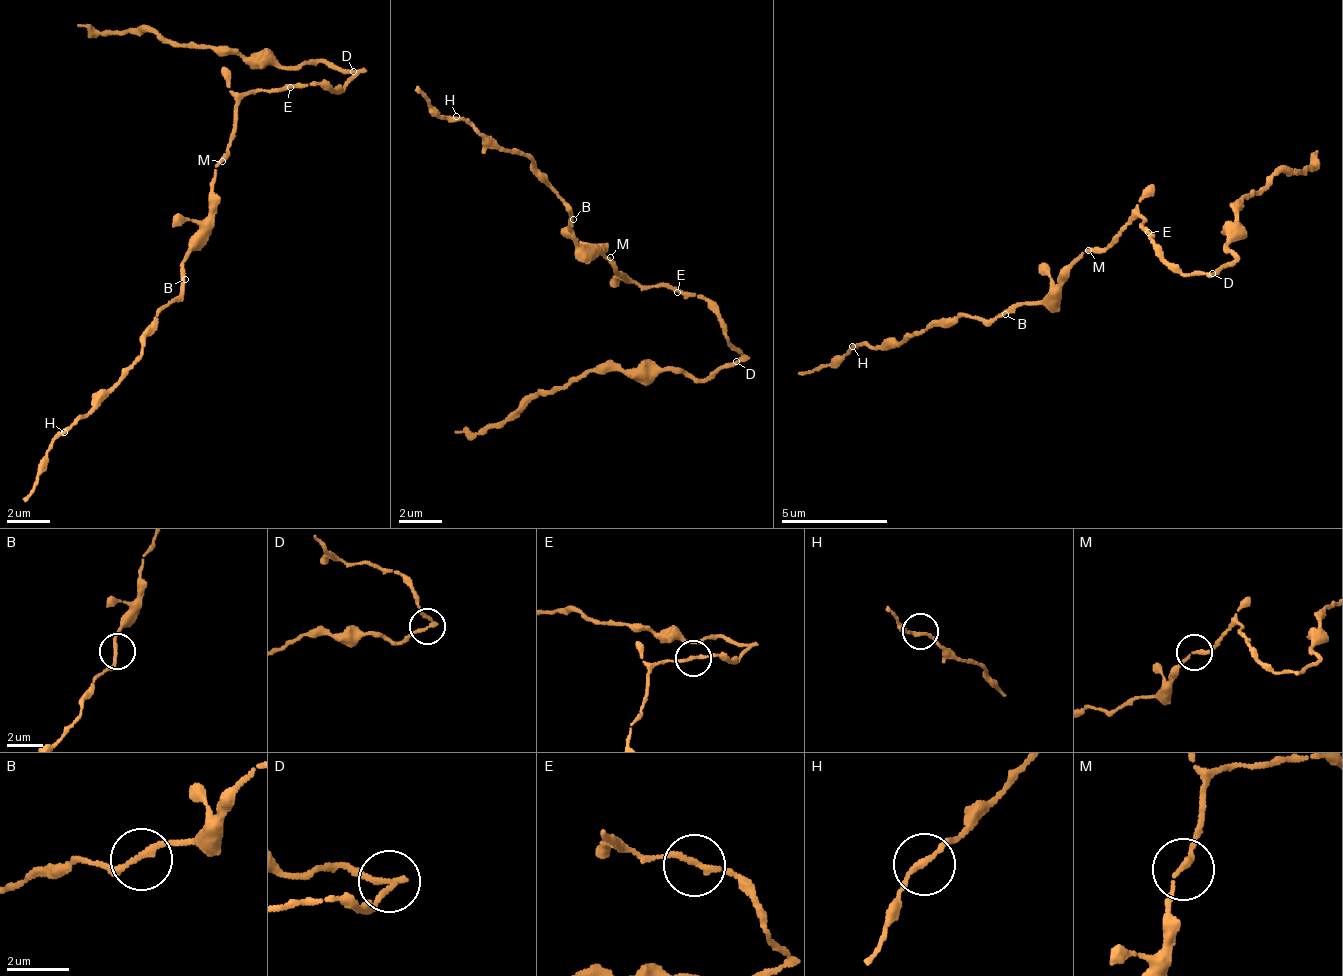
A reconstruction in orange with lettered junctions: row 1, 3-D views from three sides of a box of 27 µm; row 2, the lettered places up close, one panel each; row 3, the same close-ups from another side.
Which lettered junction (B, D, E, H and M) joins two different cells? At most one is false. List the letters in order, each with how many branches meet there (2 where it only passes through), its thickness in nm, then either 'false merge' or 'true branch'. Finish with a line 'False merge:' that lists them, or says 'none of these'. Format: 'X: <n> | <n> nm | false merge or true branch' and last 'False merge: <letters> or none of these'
B: 2 | 180 nm | true branch
D: 2 | 170 nm | false merge
E: 2 | 170 nm | true branch
H: 2 | 170 nm | true branch
M: 2 | 160 nm | true branch
False merge: D

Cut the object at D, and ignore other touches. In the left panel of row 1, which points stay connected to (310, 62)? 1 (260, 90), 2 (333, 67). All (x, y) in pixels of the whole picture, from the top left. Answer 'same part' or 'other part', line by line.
1: other part
2: same part

